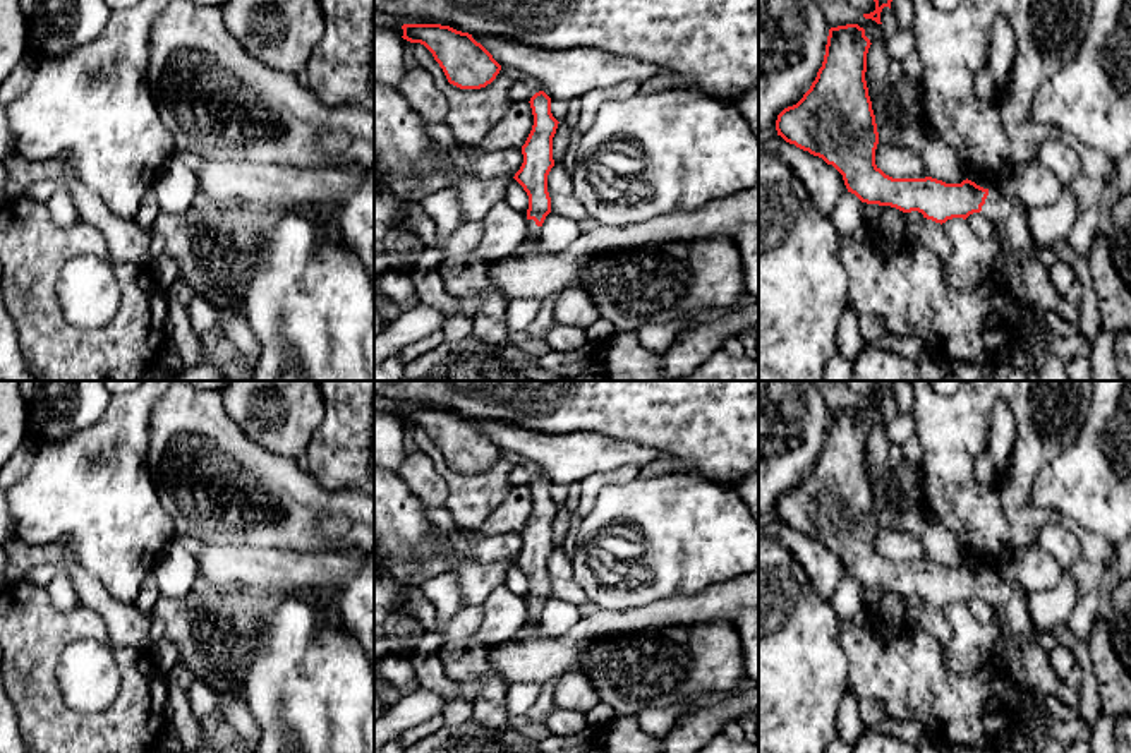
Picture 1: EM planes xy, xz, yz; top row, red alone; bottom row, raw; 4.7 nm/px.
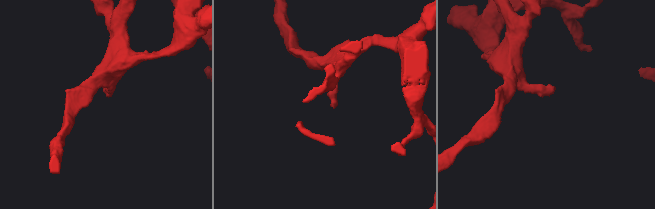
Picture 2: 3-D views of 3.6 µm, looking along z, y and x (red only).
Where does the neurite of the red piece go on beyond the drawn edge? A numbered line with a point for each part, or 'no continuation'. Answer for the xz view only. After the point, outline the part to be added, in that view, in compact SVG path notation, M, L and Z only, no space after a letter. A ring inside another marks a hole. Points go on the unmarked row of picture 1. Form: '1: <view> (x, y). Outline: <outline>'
1: xz (531, 626). Outline: M529 604L529 605L527 605L527 611L529 611L527 623L525 623L523 628L513 636L513 640L530 638L530 636L534 636L534 635L539 631L539 628L541 628L541 624L539 624L541 611L537 611L534 604Z

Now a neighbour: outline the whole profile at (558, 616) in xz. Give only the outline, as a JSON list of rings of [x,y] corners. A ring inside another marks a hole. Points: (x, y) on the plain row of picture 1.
[[[551,595],[541,611],[541,630],[547,636],[561,636],[580,621],[578,605]]]

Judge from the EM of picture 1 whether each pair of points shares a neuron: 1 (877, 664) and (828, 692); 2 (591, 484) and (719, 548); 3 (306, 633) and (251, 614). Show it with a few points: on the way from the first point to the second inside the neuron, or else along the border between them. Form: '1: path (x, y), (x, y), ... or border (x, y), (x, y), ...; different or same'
1: border (840, 642), (846, 657), (848, 688); different
2: border (635, 477), (627, 482), (608, 484), (582, 517); different
3: border (297, 596), (287, 596), (266, 616), (251, 657); different

